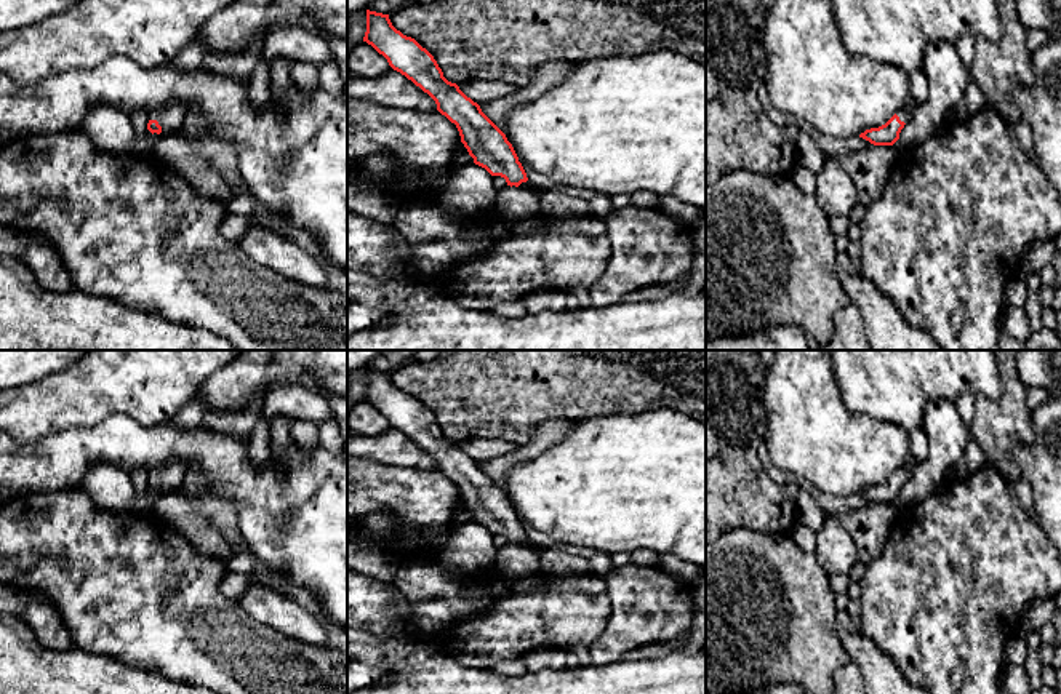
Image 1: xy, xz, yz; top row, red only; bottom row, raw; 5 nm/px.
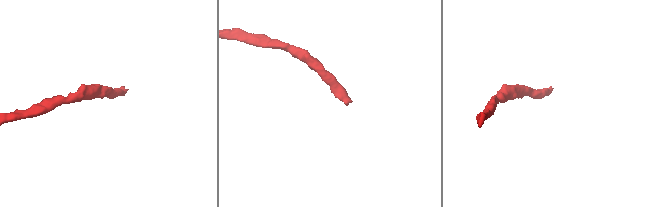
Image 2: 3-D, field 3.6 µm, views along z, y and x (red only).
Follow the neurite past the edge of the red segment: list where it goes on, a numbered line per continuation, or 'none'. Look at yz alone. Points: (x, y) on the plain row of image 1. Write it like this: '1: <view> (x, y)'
1: yz (911, 462)

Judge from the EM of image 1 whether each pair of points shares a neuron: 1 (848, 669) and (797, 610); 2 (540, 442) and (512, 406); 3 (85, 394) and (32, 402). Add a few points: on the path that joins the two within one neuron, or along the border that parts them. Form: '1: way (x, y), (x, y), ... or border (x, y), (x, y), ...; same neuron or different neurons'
1: border (848, 659), (832, 677); different neurons
2: border (567, 421), (544, 421), (525, 440), (520, 440); different neurons
3: way (72, 398), (45, 402); same neuron

